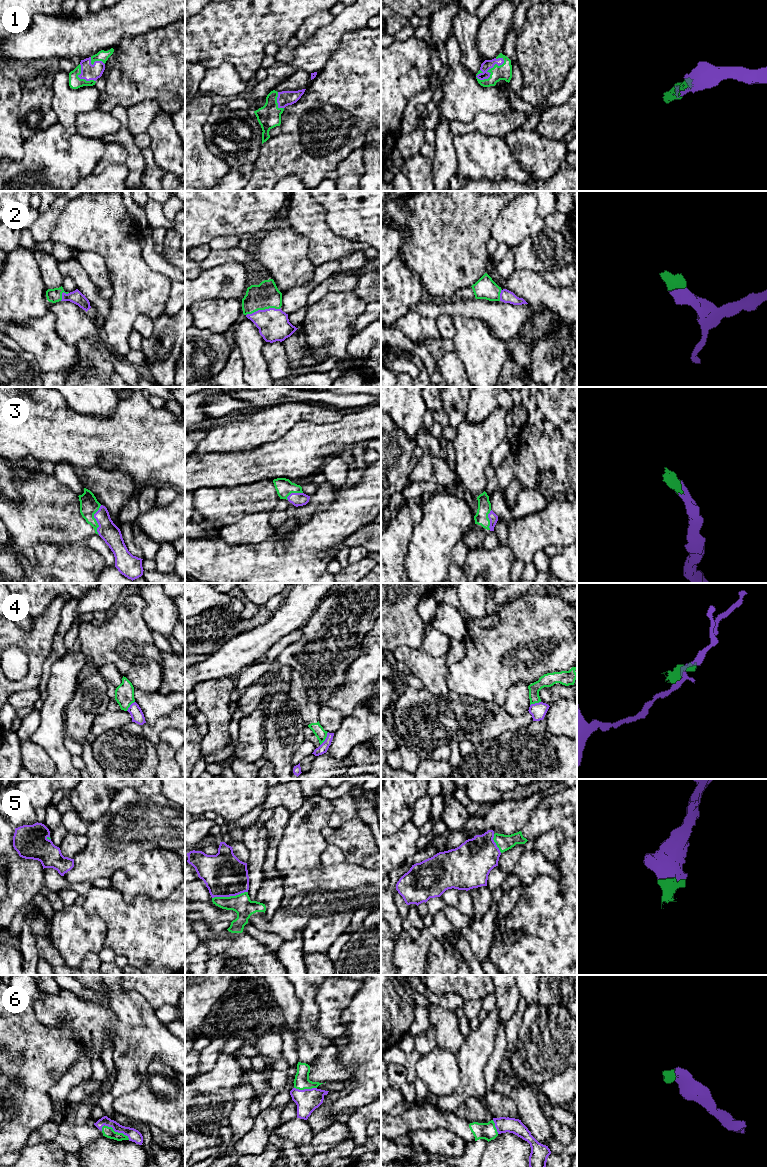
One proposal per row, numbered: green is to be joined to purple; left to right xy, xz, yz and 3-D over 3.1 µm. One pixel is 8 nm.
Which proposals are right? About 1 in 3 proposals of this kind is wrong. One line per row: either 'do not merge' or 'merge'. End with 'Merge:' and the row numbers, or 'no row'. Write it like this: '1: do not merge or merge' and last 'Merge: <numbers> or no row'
1: merge
2: merge
3: merge
4: do not merge
5: merge
6: merge
Merge: 1, 2, 3, 5, 6

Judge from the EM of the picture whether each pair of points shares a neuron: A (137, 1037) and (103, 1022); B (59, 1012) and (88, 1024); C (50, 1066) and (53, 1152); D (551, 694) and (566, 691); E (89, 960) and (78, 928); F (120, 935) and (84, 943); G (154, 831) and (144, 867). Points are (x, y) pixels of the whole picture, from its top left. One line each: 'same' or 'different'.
A: different
B: same
C: different
D: same
E: different
F: different
G: different

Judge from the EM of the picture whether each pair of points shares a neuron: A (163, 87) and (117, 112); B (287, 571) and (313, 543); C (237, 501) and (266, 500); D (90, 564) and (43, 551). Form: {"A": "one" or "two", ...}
{"A": "two", "B": "one", "C": "one", "D": "one"}

